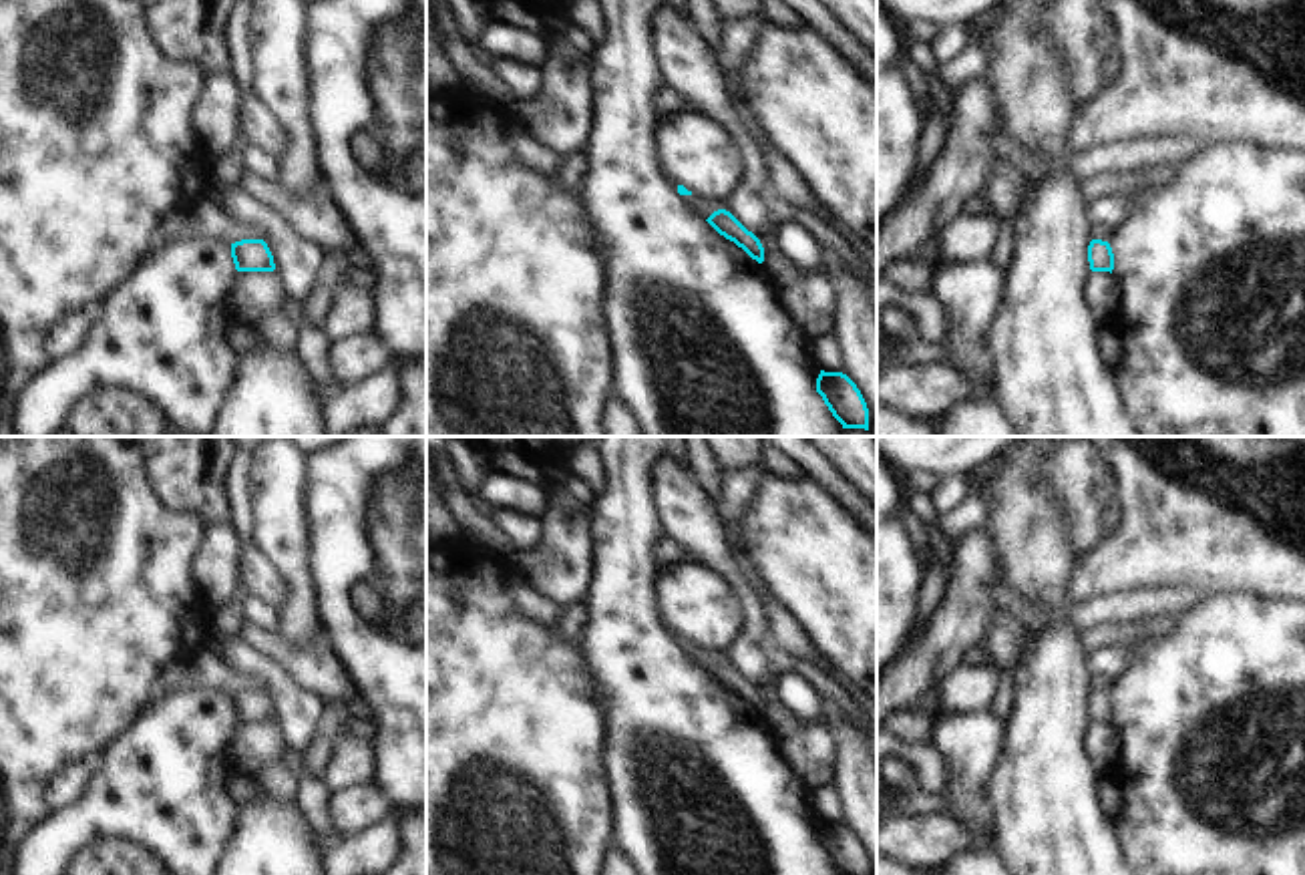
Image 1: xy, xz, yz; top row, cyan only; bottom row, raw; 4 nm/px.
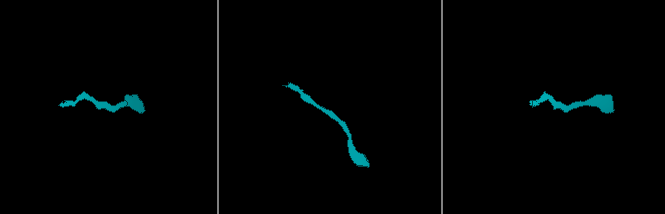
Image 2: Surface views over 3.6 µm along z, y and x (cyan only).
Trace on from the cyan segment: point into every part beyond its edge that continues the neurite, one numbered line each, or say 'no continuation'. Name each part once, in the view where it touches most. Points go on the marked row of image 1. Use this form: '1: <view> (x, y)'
no continuation

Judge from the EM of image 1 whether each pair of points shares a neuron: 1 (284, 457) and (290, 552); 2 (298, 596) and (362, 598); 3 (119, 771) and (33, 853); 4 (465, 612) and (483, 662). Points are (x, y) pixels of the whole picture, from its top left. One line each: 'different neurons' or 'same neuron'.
1: same neuron
2: different neurons
3: same neuron
4: same neuron

